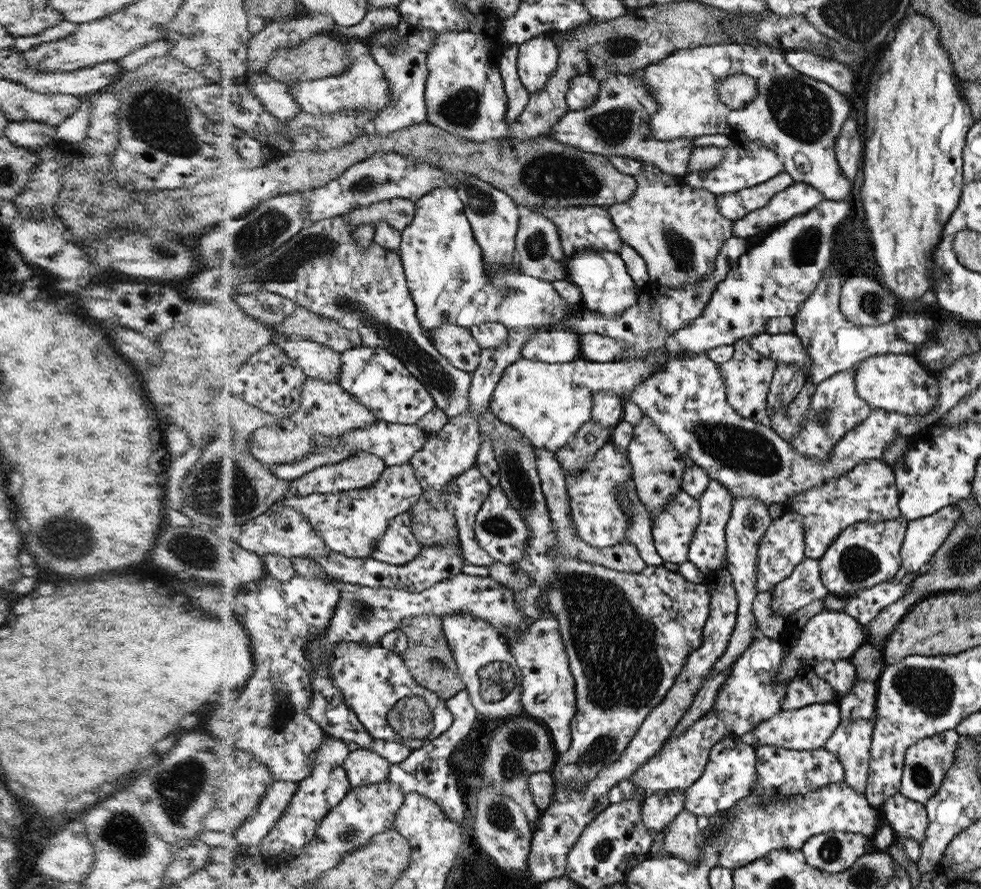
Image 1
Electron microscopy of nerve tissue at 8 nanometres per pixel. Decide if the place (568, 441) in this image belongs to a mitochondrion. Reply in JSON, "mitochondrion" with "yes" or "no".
{"mitochondrion":"no"}

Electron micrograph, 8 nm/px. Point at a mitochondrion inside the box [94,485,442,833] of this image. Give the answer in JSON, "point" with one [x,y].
{"point":[178,785]}

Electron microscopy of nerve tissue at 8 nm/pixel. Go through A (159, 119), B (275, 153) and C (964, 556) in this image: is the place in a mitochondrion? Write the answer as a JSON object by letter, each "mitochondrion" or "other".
{"A":"mitochondrion","B":"other","C":"mitochondrion"}

